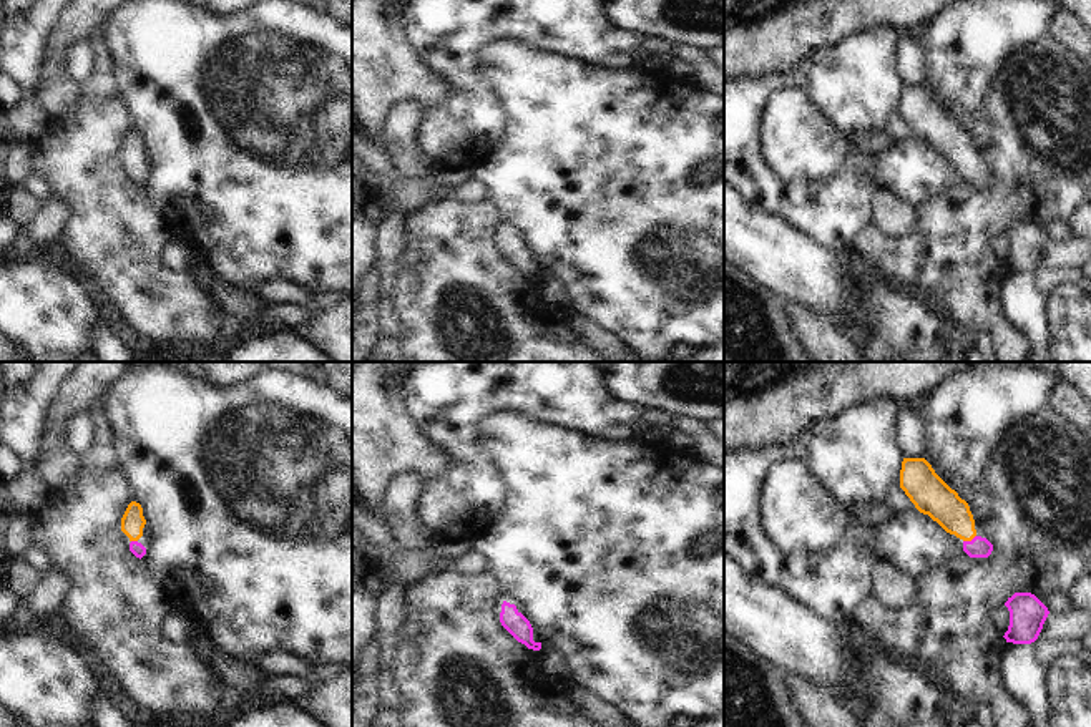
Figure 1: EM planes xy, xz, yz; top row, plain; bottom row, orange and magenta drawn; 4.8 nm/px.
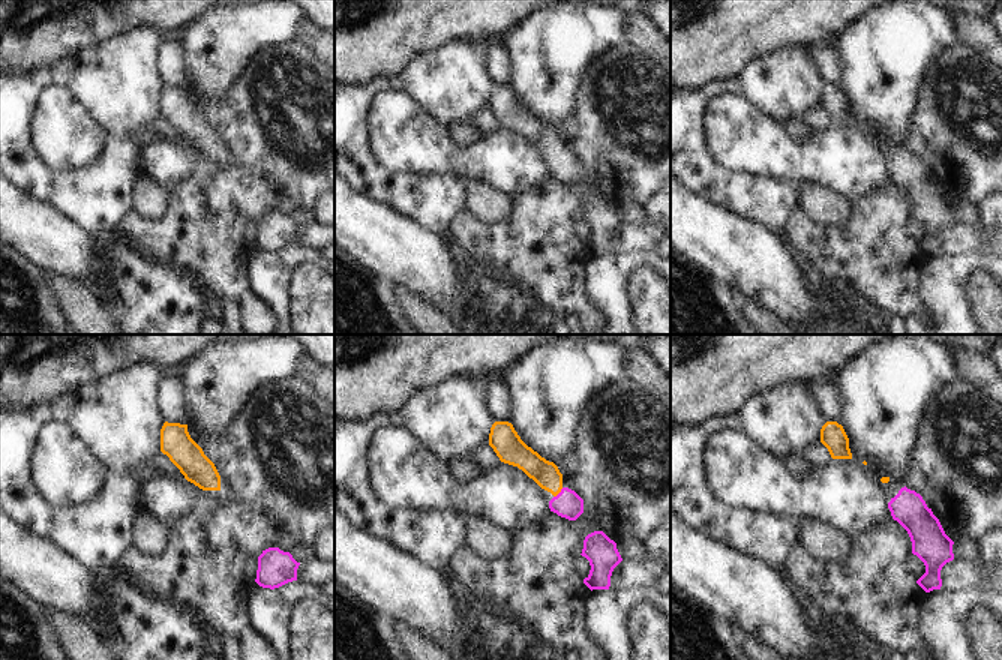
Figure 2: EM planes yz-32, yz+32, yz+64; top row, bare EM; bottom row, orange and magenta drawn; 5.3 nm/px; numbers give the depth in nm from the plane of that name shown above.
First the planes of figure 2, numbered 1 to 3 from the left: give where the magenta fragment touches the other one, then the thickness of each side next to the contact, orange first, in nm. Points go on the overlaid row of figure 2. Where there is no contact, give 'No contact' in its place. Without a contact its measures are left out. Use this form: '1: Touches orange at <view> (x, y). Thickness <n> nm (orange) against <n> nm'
1: No contact
2: Touches orange at yz+32 (558, 492). Thickness 140 nm (orange) against 150 nm
3: No contact.

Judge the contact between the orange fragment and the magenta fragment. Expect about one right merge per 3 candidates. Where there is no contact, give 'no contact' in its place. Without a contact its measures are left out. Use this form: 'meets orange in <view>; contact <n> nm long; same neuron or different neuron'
meets orange in yz; contact 70 nm long; same neuron

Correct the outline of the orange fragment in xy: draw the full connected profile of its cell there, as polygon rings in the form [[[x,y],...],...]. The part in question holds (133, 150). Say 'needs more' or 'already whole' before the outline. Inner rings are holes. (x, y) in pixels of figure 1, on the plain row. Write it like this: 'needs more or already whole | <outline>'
needs more | [[[131,129],[121,146],[121,159],[130,166],[130,179],[136,186],[143,186],[146,183],[146,176],[138,169],[143,164],[143,156],[146,148],[143,144],[143,136],[139,131]]]

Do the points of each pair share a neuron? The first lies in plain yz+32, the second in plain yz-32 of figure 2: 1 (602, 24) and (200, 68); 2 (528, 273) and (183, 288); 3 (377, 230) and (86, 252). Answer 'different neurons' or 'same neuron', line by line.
1: same neuron
2: different neurons
3: same neuron

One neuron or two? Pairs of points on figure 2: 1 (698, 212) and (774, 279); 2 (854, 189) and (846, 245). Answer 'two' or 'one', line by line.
1: one
2: two

